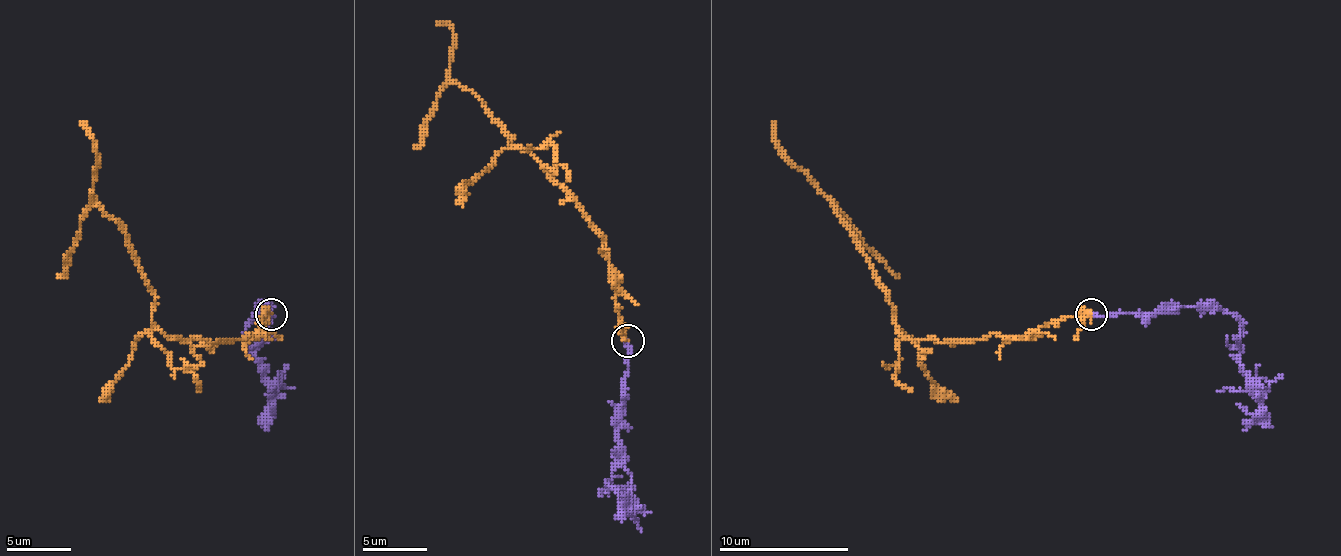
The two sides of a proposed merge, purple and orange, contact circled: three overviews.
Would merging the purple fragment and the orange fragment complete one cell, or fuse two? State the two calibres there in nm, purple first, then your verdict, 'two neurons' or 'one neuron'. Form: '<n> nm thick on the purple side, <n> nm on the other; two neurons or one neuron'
220 nm thick on the purple side, 240 nm on the other; one neuron

